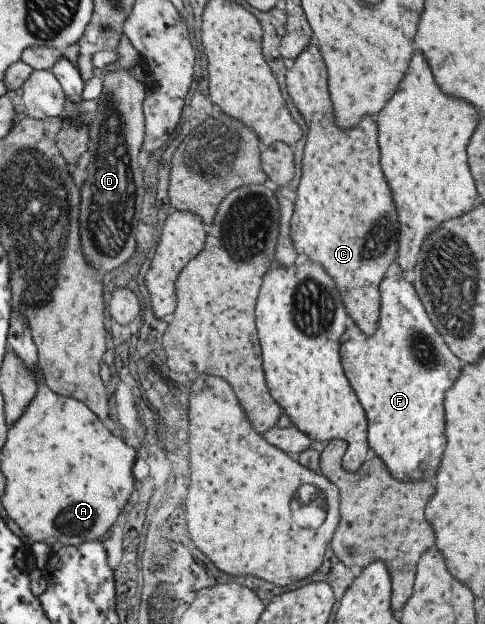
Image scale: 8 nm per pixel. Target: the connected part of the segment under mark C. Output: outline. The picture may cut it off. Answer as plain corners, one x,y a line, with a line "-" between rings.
308,45
285,72
285,88
308,127
301,175
290,218
296,251
318,261
332,277
346,313
370,337
378,325
379,283
396,257
396,209
378,165
376,125
370,115
354,129
338,129
326,91
326,69
316,46

